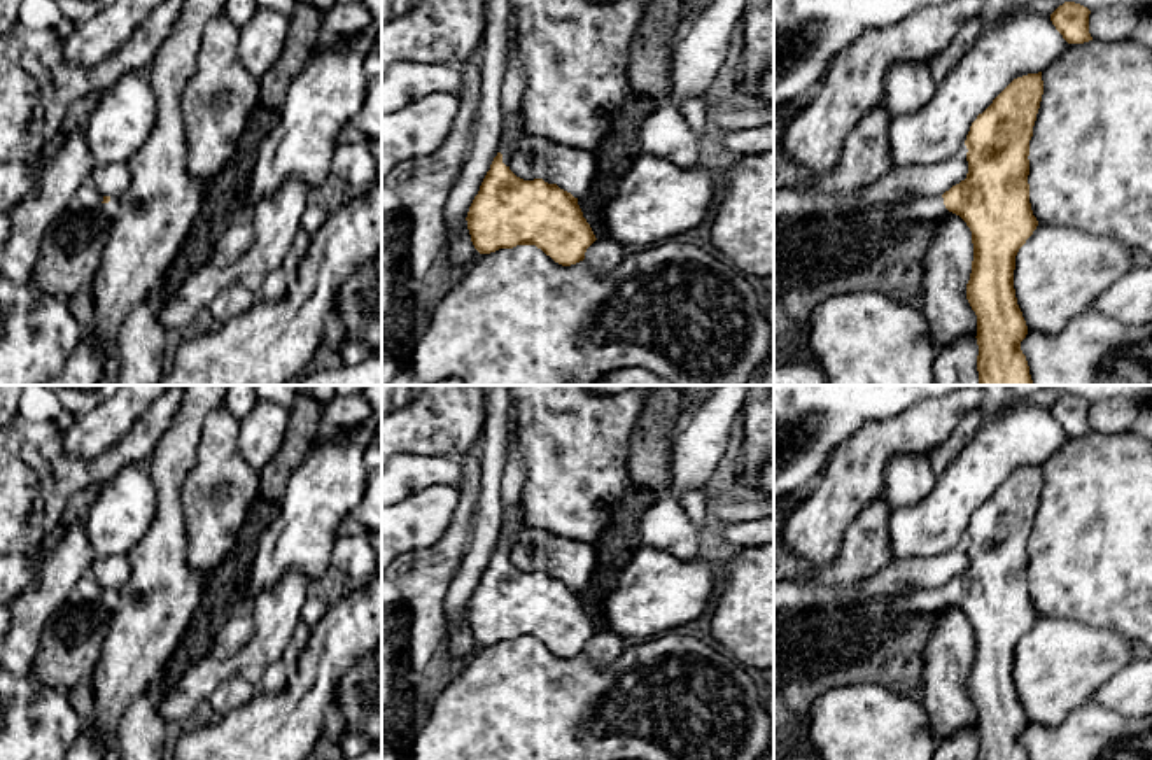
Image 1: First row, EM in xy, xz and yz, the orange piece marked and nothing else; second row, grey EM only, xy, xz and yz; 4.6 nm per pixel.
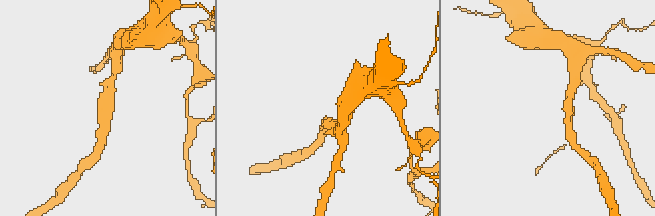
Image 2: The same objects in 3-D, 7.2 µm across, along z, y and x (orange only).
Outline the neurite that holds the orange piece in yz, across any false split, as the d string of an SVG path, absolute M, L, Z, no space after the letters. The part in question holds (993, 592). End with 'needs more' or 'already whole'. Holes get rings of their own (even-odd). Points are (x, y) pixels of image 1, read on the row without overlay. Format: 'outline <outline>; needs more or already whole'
outline M1042 464L1014 471L977 508L966 527L966 571L942 587L972 623L973 653L966 692L977 707L977 760L1029 760L1021 742L1028 718L1014 681L1015 648L1038 618L1029 595L1029 532L1043 487Z; already whole

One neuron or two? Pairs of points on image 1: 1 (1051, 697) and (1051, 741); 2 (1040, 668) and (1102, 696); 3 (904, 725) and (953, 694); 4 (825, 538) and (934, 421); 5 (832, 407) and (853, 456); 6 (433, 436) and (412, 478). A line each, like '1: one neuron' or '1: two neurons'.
1: two neurons
2: two neurons
3: two neurons
4: one neuron
5: two neurons
6: two neurons

